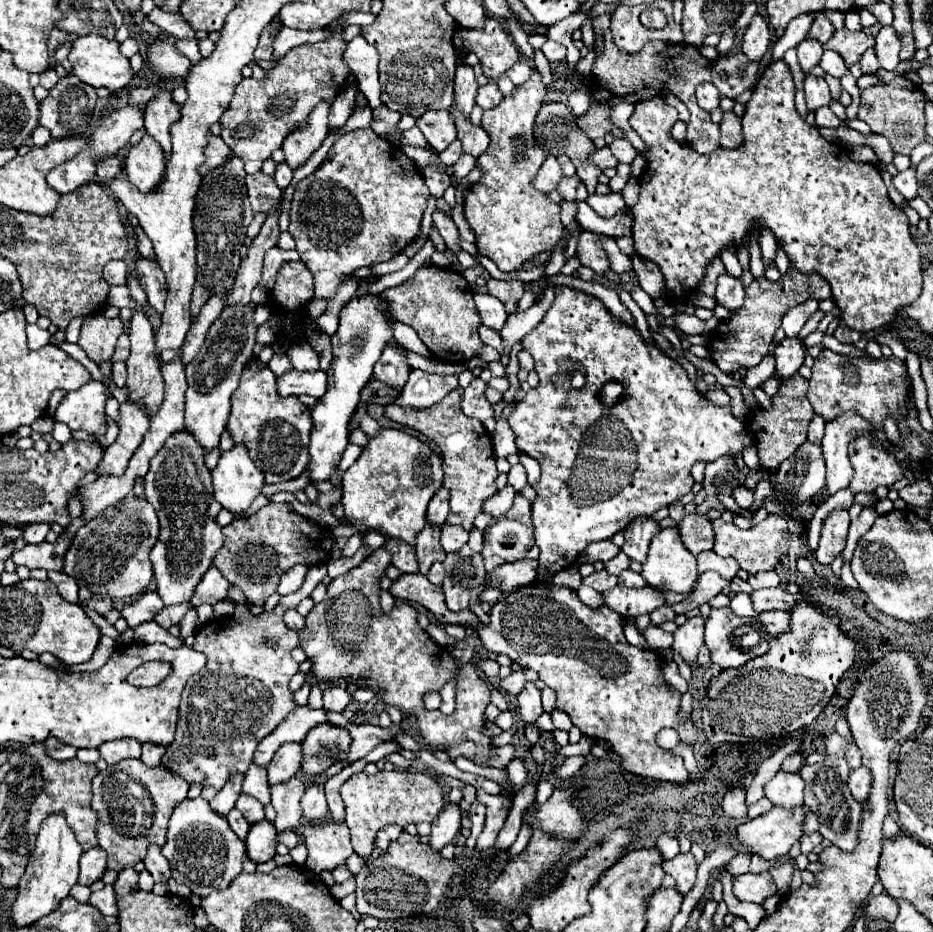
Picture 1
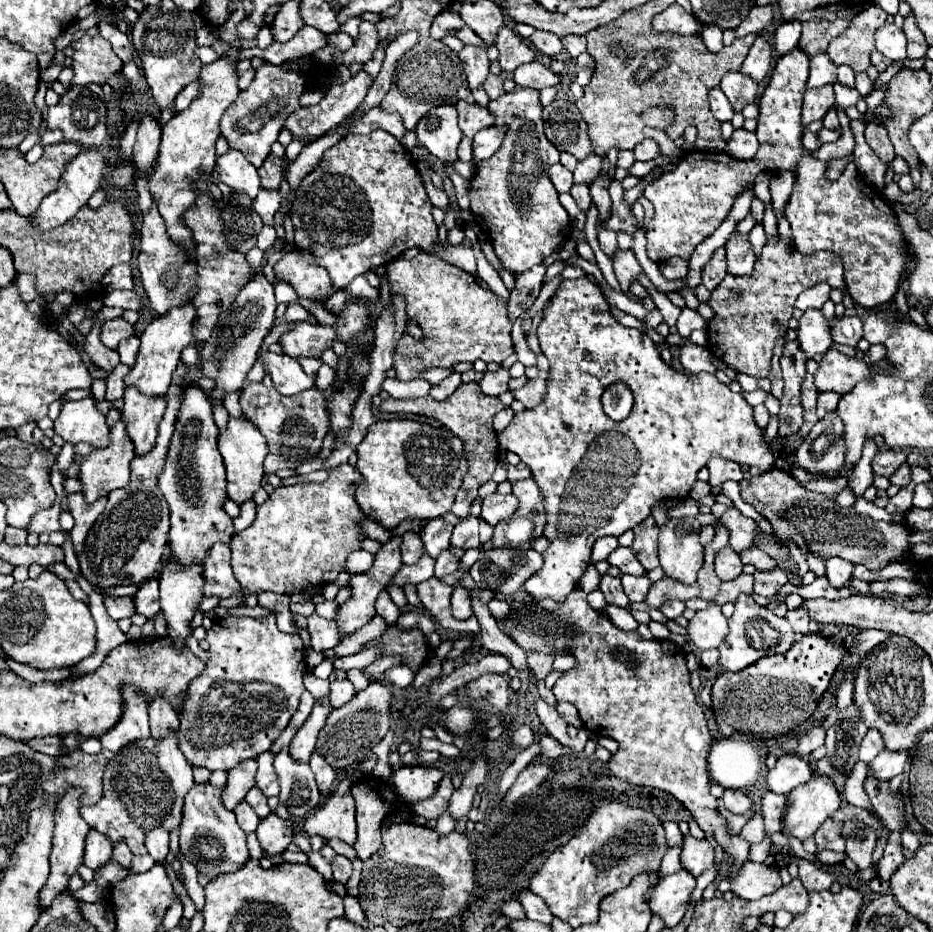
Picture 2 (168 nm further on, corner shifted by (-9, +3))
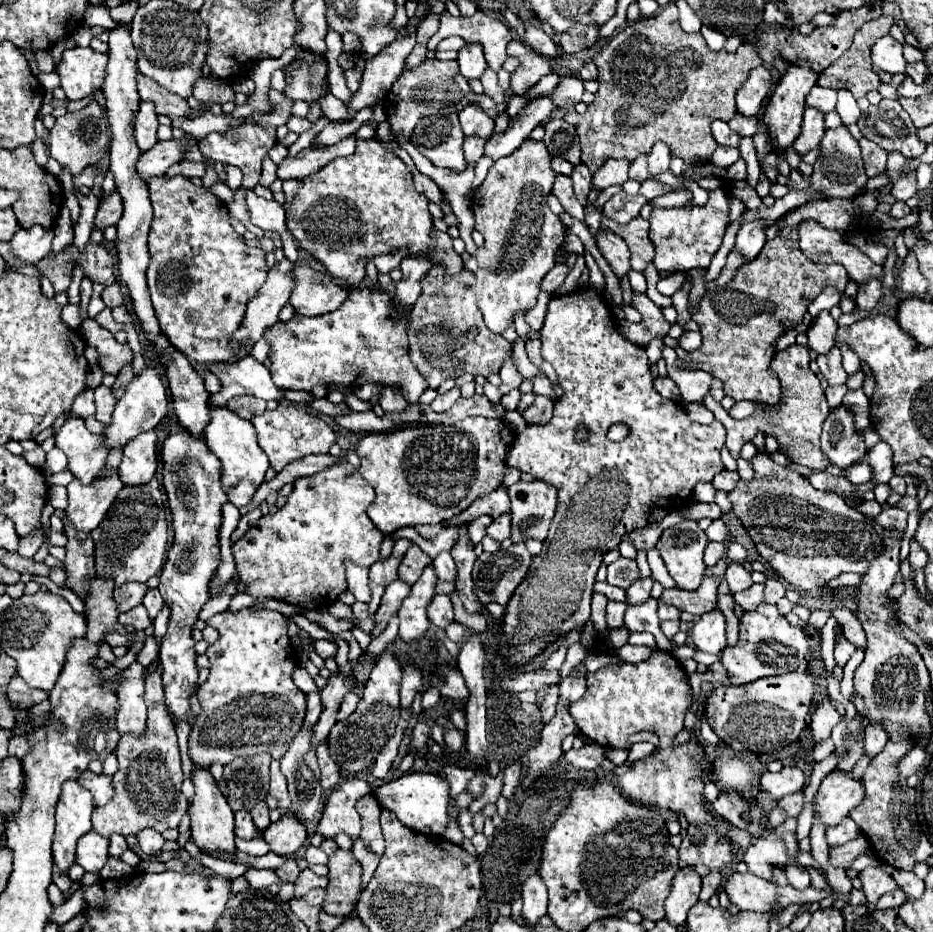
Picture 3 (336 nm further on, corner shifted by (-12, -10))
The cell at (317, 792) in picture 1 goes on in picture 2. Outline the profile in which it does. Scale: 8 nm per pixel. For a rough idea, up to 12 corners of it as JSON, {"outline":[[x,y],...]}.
{"outline":[[311,755],[319,793],[327,797],[335,787],[335,771],[319,757]]}

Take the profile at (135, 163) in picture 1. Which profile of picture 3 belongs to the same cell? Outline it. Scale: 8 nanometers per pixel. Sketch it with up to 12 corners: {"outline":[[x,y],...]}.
{"outline":[[140,100],[134,118],[138,148],[156,144],[158,114],[150,100]]}

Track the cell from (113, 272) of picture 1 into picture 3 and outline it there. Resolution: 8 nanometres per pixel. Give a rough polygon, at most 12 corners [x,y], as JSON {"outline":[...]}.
{"outline":[[110,284],[102,292],[108,308],[124,304],[120,284]]}

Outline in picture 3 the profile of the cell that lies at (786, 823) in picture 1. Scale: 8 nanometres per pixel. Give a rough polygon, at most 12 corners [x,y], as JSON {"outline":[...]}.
{"outline":[[834,770],[814,796],[814,810],[836,826],[862,800],[862,780]]}

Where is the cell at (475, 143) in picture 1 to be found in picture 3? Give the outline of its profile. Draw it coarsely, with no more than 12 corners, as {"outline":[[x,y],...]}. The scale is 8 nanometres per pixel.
{"outline":[[478,104],[460,114],[466,136],[490,138],[494,120]]}

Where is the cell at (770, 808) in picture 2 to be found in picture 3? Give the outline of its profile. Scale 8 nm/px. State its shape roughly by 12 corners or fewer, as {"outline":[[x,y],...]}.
{"outline":[[802,792],[782,798],[778,806],[782,806],[788,816],[800,814],[804,806]]}

